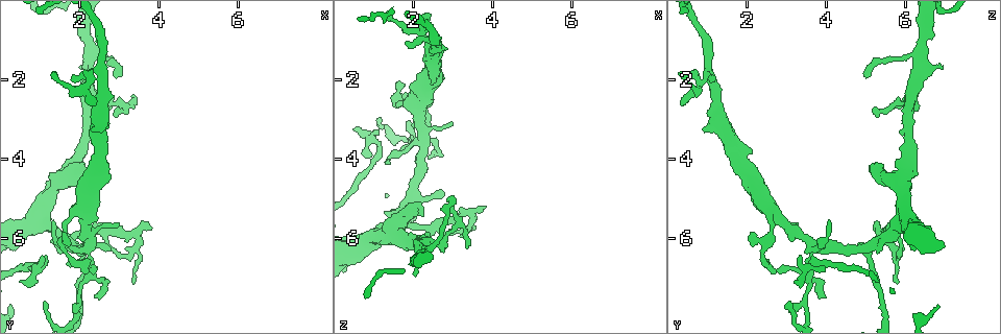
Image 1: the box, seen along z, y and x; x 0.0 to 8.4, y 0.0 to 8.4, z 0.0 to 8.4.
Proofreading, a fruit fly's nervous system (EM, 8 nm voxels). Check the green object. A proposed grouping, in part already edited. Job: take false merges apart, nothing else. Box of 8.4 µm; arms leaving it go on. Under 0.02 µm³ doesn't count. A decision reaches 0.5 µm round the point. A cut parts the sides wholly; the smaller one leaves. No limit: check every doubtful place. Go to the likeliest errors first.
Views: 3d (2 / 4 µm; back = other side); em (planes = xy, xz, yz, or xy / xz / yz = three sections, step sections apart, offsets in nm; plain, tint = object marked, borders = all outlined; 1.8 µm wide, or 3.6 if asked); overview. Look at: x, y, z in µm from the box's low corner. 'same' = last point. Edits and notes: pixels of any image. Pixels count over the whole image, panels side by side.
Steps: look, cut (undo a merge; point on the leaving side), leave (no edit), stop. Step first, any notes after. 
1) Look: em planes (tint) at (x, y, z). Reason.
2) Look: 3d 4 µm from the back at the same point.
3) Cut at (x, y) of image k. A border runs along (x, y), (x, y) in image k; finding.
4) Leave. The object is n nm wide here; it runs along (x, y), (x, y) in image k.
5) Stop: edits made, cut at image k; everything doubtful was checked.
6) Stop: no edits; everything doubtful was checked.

Look: 3d 2 µm at (2.25, 6.15, 3.70). Four or more arms meet.

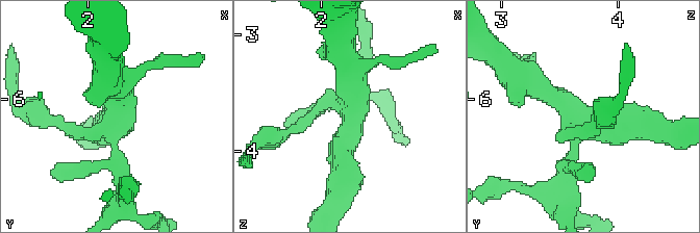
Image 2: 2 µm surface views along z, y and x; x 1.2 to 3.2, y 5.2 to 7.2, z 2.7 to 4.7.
Look: em planes (tint) at (2.30, 6.22, 3.72). Now the EM.

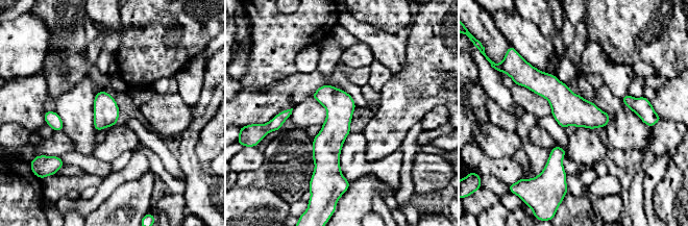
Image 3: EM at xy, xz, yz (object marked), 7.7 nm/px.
Leave. It runs along (522, 81), (607, 119) in image 3; all the same neuron.

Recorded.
Look: 3d 2 µm at (1.35, 4.70, 6.00). Two arms in line, one across.

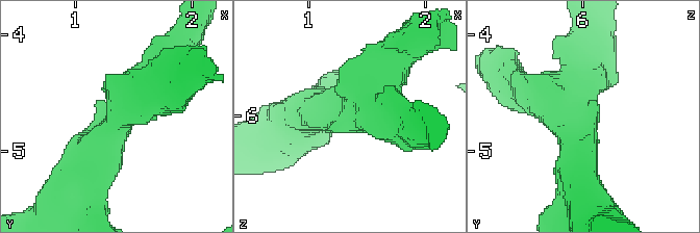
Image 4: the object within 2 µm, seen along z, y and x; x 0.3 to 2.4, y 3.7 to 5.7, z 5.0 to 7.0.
Look: em xy step 16 (tint) at (1.36, 4.72, 5.98). 3 arms meet here; the arms are 260, 320, 340 nm wide; now the EM.

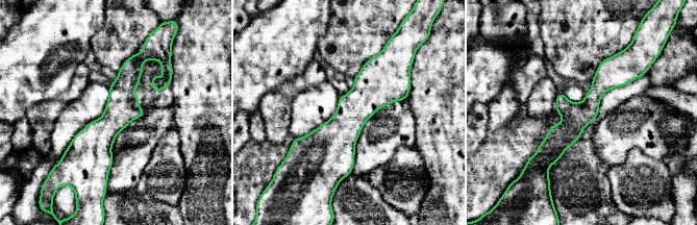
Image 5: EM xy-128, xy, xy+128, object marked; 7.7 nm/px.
Look: em planes (tint) at the same point. Cut it another way.

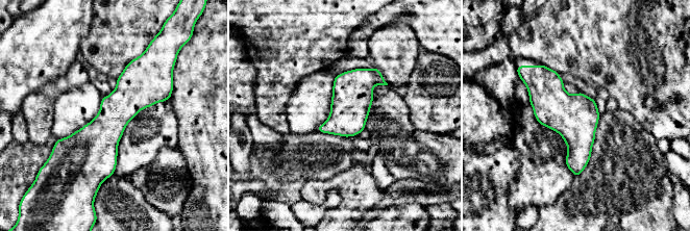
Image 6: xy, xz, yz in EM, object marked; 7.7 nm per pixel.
Leave. One neuron here.

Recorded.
Look: em planes (tint) at (2.60, 1.85, 1.05). Abrupt turn.

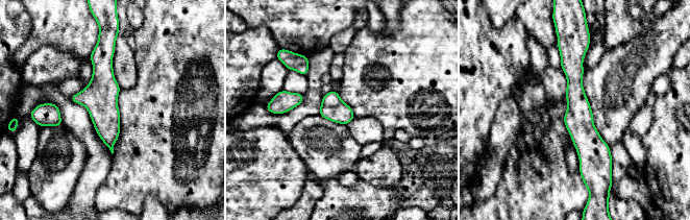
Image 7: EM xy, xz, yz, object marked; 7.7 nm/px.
Leave. The object is 190 nm wide here; it runs along (570, 46), (587, 170) in image 7; continuous, no second neuron.

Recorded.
Stop: no edits; everything doubtful was checked.

